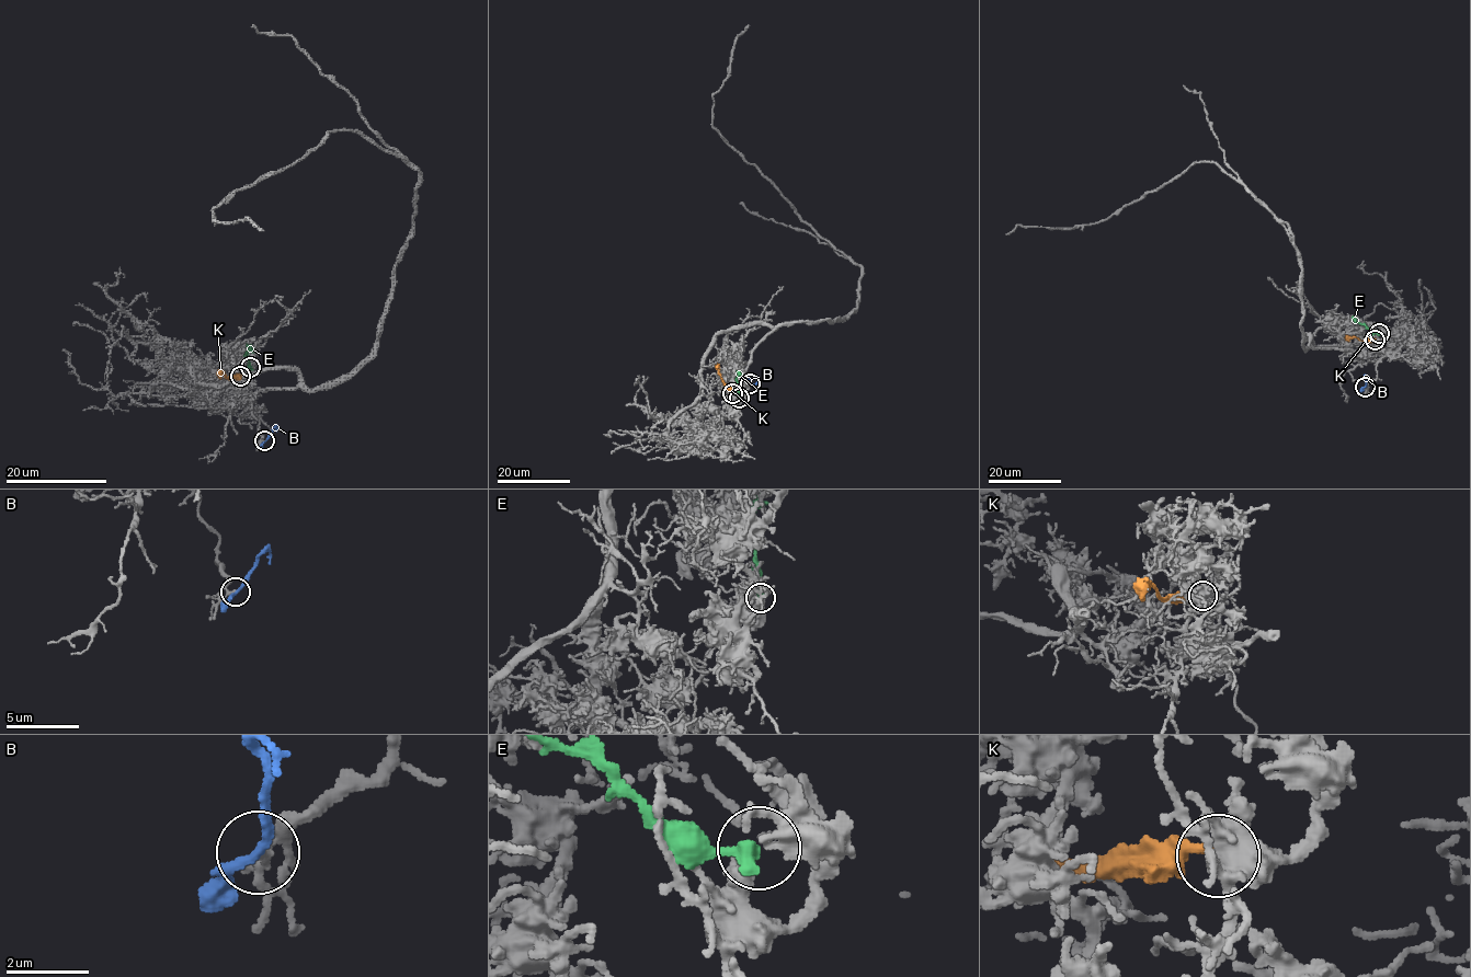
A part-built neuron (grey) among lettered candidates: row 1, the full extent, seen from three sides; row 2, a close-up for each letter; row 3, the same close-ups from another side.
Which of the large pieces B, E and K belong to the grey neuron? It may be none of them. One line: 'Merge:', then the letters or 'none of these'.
Merge: none of these

